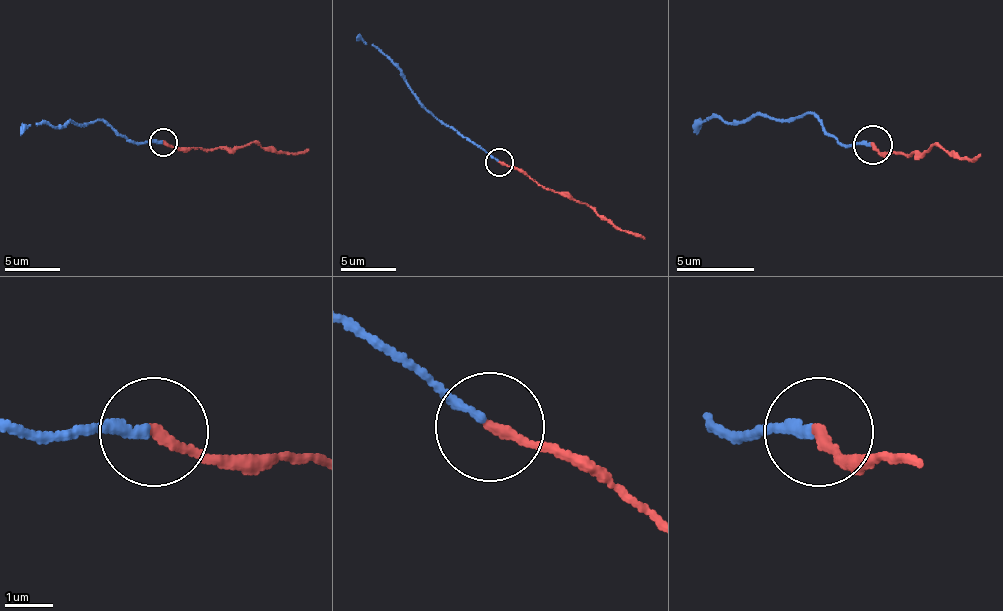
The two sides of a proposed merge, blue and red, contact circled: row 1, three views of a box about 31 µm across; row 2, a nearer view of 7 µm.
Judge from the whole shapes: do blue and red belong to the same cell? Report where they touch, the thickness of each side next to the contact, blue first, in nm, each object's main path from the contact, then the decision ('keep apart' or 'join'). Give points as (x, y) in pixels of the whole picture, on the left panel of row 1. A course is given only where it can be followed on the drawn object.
(163, 142) | 190/220 nm | blue via (161, 143), (131, 143), (101, 121), (84, 123), (68, 121), (62, 126), (29, 123), (21, 134) | red via (164, 143), (186, 148), (252, 143), (287, 154), (304, 154), (309, 148) | join

